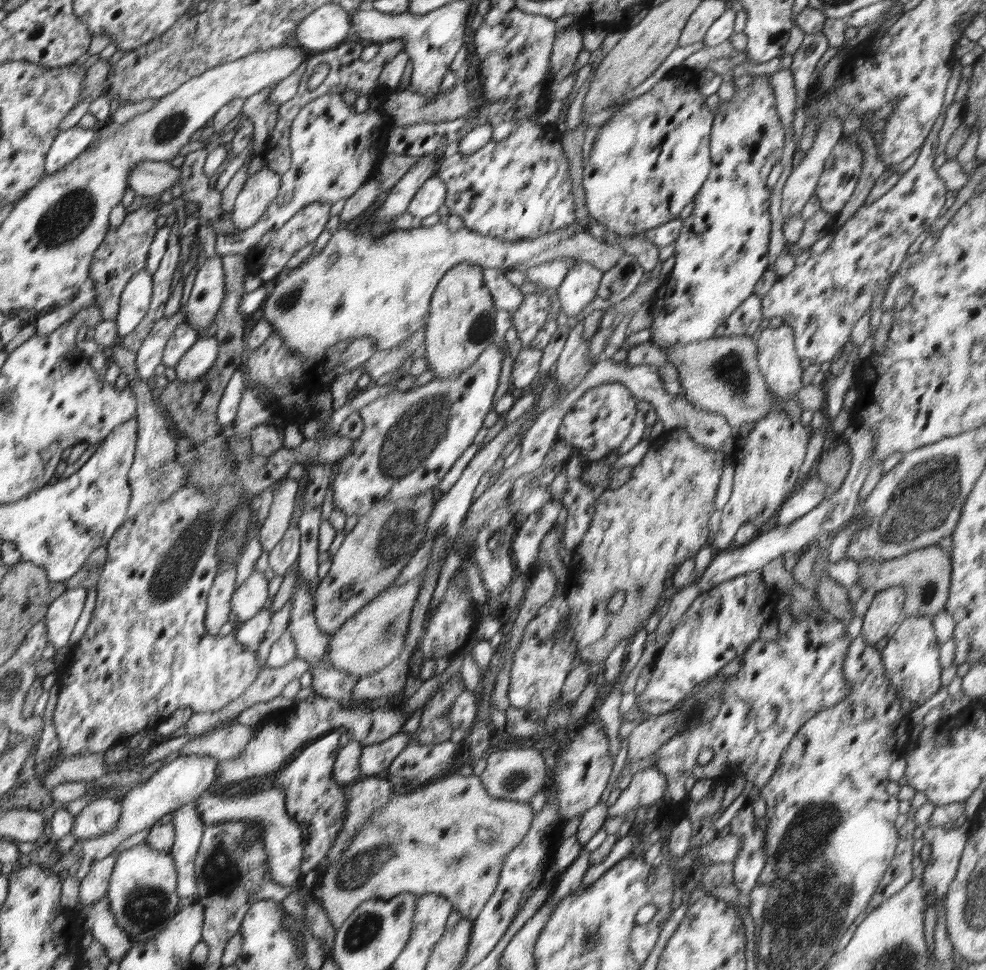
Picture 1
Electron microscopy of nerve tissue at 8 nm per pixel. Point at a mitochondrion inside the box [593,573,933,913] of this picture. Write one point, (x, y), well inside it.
(697, 710)

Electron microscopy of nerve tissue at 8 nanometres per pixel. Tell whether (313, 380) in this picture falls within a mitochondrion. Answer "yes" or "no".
no

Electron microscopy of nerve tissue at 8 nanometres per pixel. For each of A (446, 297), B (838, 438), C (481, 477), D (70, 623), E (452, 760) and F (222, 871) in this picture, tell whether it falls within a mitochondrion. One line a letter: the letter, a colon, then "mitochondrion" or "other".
A: other
B: other
C: other
D: other
E: other
F: mitochondrion

